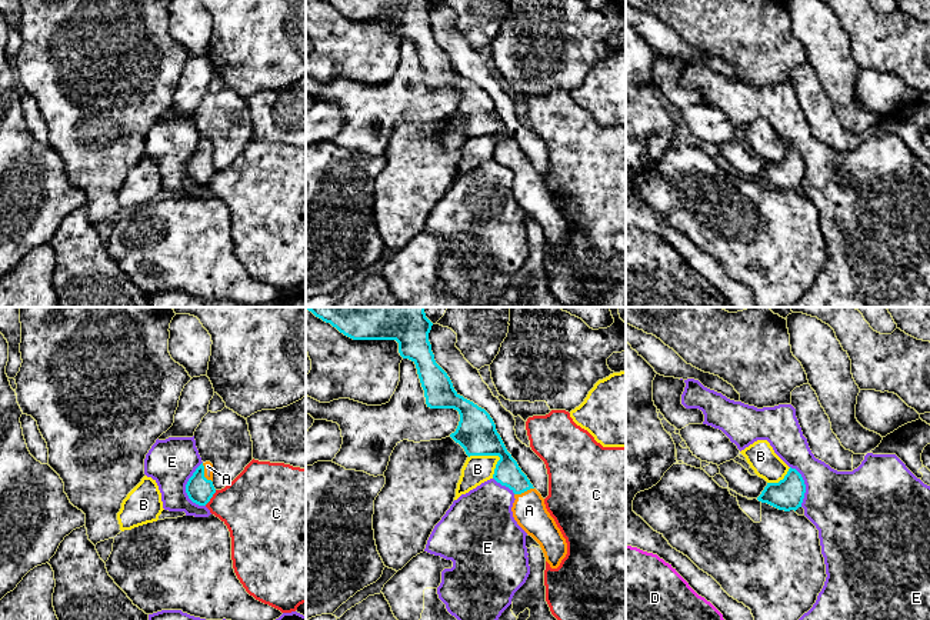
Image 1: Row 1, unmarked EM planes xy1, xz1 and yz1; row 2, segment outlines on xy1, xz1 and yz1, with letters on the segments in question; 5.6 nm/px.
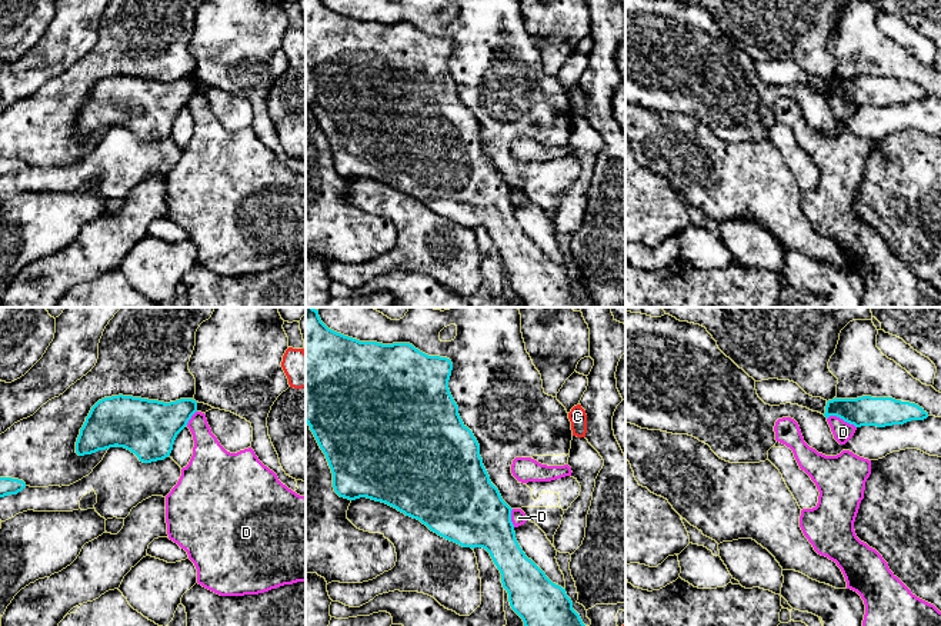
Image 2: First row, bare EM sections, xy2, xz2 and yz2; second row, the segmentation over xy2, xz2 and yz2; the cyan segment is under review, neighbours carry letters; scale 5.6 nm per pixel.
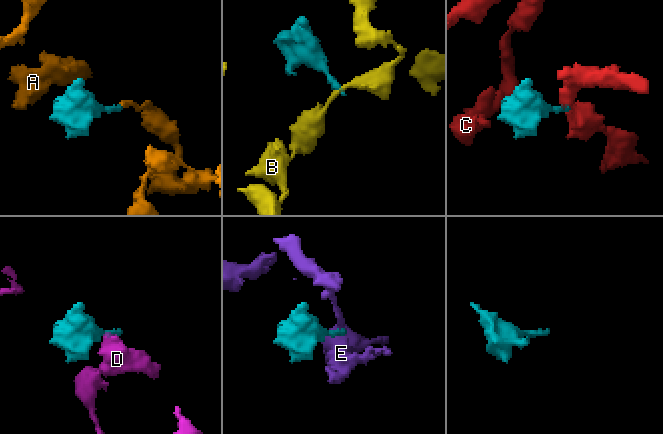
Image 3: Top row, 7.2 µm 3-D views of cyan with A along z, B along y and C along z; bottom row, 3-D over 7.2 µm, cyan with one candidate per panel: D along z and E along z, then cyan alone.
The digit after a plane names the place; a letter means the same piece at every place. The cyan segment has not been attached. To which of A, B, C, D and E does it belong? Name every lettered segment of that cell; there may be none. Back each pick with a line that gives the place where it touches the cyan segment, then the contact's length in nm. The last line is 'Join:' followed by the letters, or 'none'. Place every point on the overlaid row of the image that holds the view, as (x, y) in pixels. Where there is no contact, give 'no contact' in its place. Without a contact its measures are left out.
A: contact xy1 (203, 473); length 130 nm
Join: A

